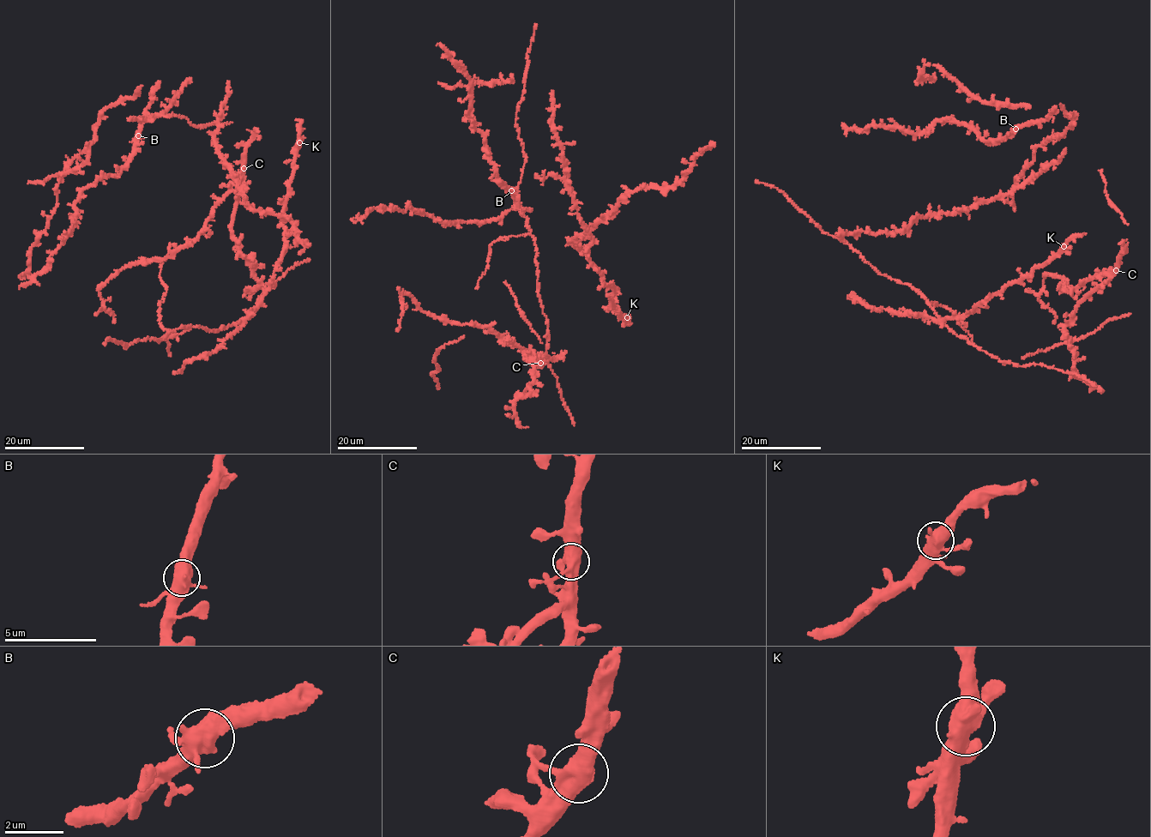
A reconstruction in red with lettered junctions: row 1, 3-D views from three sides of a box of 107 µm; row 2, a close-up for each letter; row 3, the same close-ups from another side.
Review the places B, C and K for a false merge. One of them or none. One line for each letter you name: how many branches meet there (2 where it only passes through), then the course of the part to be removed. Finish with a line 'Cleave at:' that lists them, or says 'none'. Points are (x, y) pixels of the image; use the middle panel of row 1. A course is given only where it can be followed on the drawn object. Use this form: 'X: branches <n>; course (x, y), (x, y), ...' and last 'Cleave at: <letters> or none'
Cleave at: none

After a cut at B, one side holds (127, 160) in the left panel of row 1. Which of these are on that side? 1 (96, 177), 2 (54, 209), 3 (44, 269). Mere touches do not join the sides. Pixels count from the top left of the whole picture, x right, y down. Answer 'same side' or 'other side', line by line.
1: same side
2: other side
3: same side

